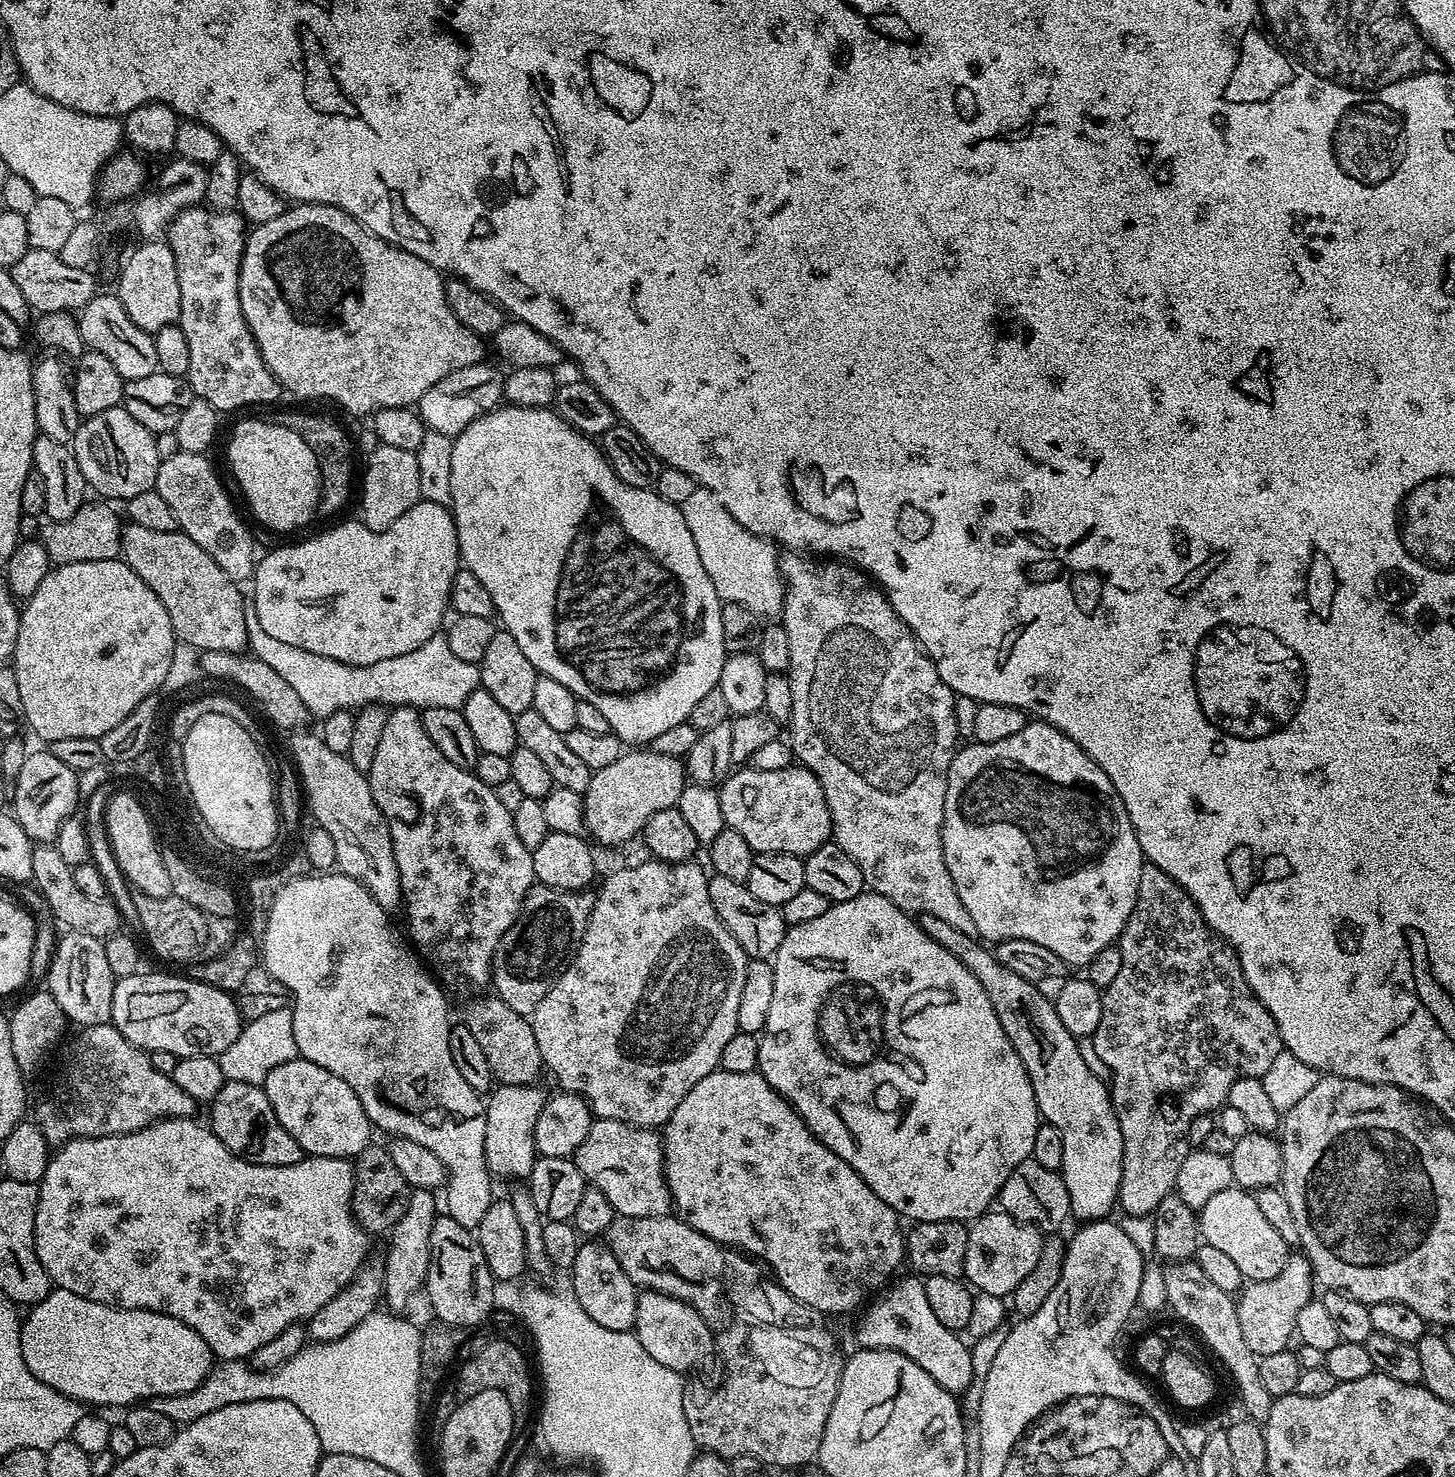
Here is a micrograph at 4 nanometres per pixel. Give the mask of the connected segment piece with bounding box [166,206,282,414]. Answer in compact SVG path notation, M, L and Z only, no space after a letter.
M197 206L187 208L184 212L179 212L172 219L172 223L166 229L166 239L170 250L174 250L174 266L178 266L178 294L180 295L180 318L179 326L182 334L186 334L186 346L190 349L190 370L186 375L188 384L192 388L193 397L206 401L210 406L216 408L217 413L232 412L235 408L248 408L251 404L268 404L271 400L276 400L282 396L280 384L274 378L274 374L265 364L262 354L258 350L256 340L252 337L252 332L248 328L246 318L242 314L242 302L238 298L238 274L240 273L240 263L244 253L244 241L246 239L246 221L239 211L227 210L218 212L215 208L207 206Z

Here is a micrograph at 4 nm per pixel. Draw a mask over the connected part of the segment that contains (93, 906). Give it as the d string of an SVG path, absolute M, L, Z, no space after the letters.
M53 845L33 847L31 870L33 883L46 900L54 920L59 925L64 924L65 929L90 934L99 940L105 940L121 929L122 919L117 906L106 898L87 897L74 883L73 868L63 861L62 854Z

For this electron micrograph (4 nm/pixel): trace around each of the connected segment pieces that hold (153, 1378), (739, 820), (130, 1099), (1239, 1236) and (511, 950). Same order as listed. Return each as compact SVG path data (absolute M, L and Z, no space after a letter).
M61 1288L49 1292L42 1302L31 1305L29 1312L32 1313L23 1317L20 1326L20 1341L22 1358L26 1358L30 1374L59 1392L64 1392L67 1384L80 1384L79 1401L100 1410L124 1410L162 1396L186 1394L203 1382L214 1363L210 1346L206 1346L202 1334L190 1330L186 1322L178 1322L178 1318L166 1314L90 1302Z
M748 766L733 771L719 785L718 791L725 825L738 830L753 853L785 852L803 858L829 843L832 834L830 806L826 806L818 778L808 768L754 770Z
M111 1022L81 1027L77 1032L64 1052L60 1081L34 1115L49 1145L59 1146L80 1136L121 1136L142 1130L155 1120L197 1115L198 1101L181 1090L171 1075L156 1070L149 1053L122 1038Z
M1239 1186L1226 1188L1199 1209L1198 1217L1199 1235L1203 1243L1224 1251L1238 1265L1238 1270L1242 1270L1245 1281L1272 1279L1286 1266L1290 1246L1282 1234L1278 1234L1278 1230L1266 1222L1251 1191Z
M537 883L524 895L520 916L498 942L492 959L491 987L510 1010L531 1014L550 986L572 961L578 938L584 935L596 901L591 891L563 892Z

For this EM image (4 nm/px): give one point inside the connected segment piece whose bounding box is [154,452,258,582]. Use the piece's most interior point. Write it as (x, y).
(202, 509)

